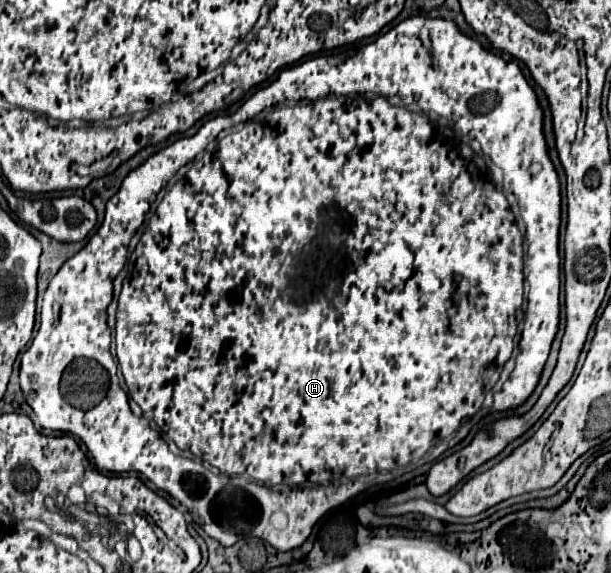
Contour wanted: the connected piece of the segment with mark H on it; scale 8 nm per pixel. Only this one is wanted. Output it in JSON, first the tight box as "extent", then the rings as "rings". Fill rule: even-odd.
{"extent":[19,17,561,551],"rings":[[[409,17],[409,19],[405,19],[405,21],[401,21],[401,23],[399,23],[399,25],[395,25],[395,27],[393,27],[393,29],[389,29],[389,31],[387,31],[387,33],[385,33],[385,35],[381,35],[381,37],[379,37],[379,39],[377,39],[377,41],[373,41],[373,43],[369,43],[369,45],[363,45],[363,47],[359,47],[359,49],[357,49],[357,53],[353,53],[353,55],[347,55],[347,53],[335,53],[335,55],[321,55],[321,57],[315,57],[315,59],[309,59],[309,61],[305,61],[305,63],[301,63],[301,65],[297,65],[297,67],[293,67],[293,69],[285,69],[285,71],[283,71],[283,73],[281,73],[281,75],[279,75],[279,77],[277,77],[277,79],[275,79],[275,81],[273,81],[273,82],[272,82],[272,83],[271,83],[271,84],[270,84],[270,85],[269,85],[269,86],[267,86],[267,87],[266,87],[266,88],[264,88],[264,89],[260,89],[260,90],[259,90],[259,91],[257,91],[257,92],[256,92],[256,93],[255,93],[255,94],[254,94],[254,95],[253,95],[253,96],[251,96],[251,97],[250,97],[250,98],[249,98],[249,99],[247,99],[247,100],[246,100],[246,101],[245,101],[245,102],[244,102],[244,103],[243,103],[243,105],[242,105],[242,106],[241,106],[241,107],[240,107],[240,108],[239,108],[239,109],[238,109],[238,110],[237,110],[237,112],[235,112],[235,113],[232,113],[232,114],[227,114],[227,115],[220,115],[220,116],[218,116],[218,117],[216,117],[216,118],[214,118],[214,119],[213,119],[213,121],[209,121],[209,123],[207,123],[207,125],[205,125],[205,129],[203,129],[203,131],[199,131],[199,133],[197,133],[197,135],[193,135],[193,137],[185,137],[185,139],[179,139],[179,141],[175,141],[175,143],[171,143],[171,145],[169,145],[169,147],[165,147],[165,149],[161,149],[161,151],[159,151],[159,153],[155,153],[155,155],[153,155],[153,157],[149,157],[149,159],[147,159],[147,161],[145,161],[145,163],[143,163],[143,165],[139,165],[139,167],[137,167],[137,169],[133,169],[133,171],[131,171],[131,173],[129,173],[129,175],[127,175],[127,177],[125,177],[125,181],[123,181],[123,185],[121,185],[121,189],[119,189],[119,191],[117,191],[117,193],[115,193],[115,195],[113,195],[113,197],[111,197],[111,199],[109,199],[109,201],[107,201],[107,213],[105,213],[105,221],[103,221],[103,223],[101,223],[101,227],[99,227],[99,231],[97,231],[97,233],[95,233],[95,235],[93,235],[93,237],[91,237],[91,239],[89,239],[89,243],[87,243],[87,245],[85,245],[85,247],[83,247],[83,249],[81,249],[81,251],[79,251],[79,253],[77,253],[77,255],[73,255],[73,257],[71,257],[71,259],[67,259],[67,261],[65,261],[65,265],[63,265],[63,267],[61,267],[61,269],[59,269],[59,273],[57,273],[57,275],[55,275],[55,277],[53,277],[53,279],[51,279],[51,281],[50,281],[50,282],[49,282],[49,287],[47,287],[47,289],[46,289],[46,291],[45,291],[45,293],[44,293],[44,297],[43,297],[43,307],[42,307],[42,310],[41,310],[41,327],[39,327],[39,331],[37,331],[37,335],[35,335],[35,337],[33,337],[33,343],[31,343],[31,347],[29,347],[29,351],[25,351],[25,353],[23,353],[23,357],[21,357],[21,371],[19,371],[19,377],[21,377],[21,389],[23,389],[23,395],[25,395],[25,399],[27,399],[27,403],[29,403],[29,405],[31,405],[31,407],[33,407],[33,411],[35,411],[35,415],[37,415],[37,421],[39,421],[39,425],[41,425],[41,427],[42,427],[42,428],[43,428],[43,429],[45,429],[45,430],[47,430],[47,431],[65,431],[65,433],[73,433],[73,435],[77,435],[77,437],[79,437],[79,439],[83,439],[83,443],[85,443],[85,445],[87,445],[87,449],[89,449],[89,451],[91,451],[91,455],[93,455],[93,459],[95,459],[95,463],[97,463],[97,467],[99,467],[99,469],[105,469],[105,471],[109,471],[109,472],[113,472],[113,473],[124,473],[124,474],[125,474],[125,473],[129,473],[129,472],[135,472],[135,471],[136,471],[136,472],[138,472],[138,473],[140,473],[140,474],[142,474],[142,475],[144,475],[144,477],[145,477],[145,478],[147,478],[147,480],[148,480],[148,481],[150,481],[150,482],[151,482],[151,483],[152,483],[152,484],[153,484],[153,486],[155,486],[155,487],[157,487],[157,489],[161,489],[161,491],[165,491],[165,492],[166,492],[166,493],[169,493],[169,495],[171,495],[171,497],[175,497],[175,499],[177,499],[177,501],[179,501],[179,503],[181,503],[181,505],[183,505],[183,507],[187,507],[187,511],[189,511],[189,513],[193,513],[193,515],[195,515],[195,517],[197,517],[197,519],[199,519],[199,525],[201,525],[201,527],[203,527],[203,529],[205,529],[205,533],[207,533],[207,535],[209,535],[209,537],[213,537],[213,539],[217,539],[217,541],[219,541],[219,543],[221,543],[221,545],[223,545],[223,547],[231,547],[231,545],[233,545],[233,543],[235,543],[235,541],[239,541],[239,539],[243,539],[243,537],[259,537],[259,539],[263,539],[263,541],[267,541],[267,543],[271,543],[271,545],[273,545],[273,547],[275,547],[275,549],[277,549],[277,551],[289,551],[289,549],[295,549],[295,547],[299,547],[299,545],[301,545],[301,543],[303,543],[303,541],[305,541],[305,539],[307,539],[307,537],[309,537],[309,533],[311,533],[311,529],[313,529],[313,525],[315,525],[315,523],[317,523],[317,521],[319,521],[319,519],[321,519],[321,517],[323,517],[323,515],[325,515],[325,513],[327,513],[327,511],[329,511],[329,509],[335,509],[335,507],[339,507],[339,505],[343,505],[343,503],[345,503],[345,501],[349,501],[349,499],[353,499],[353,497],[355,497],[355,495],[357,495],[357,493],[361,493],[361,491],[365,491],[365,489],[367,489],[367,483],[361,483],[361,481],[353,481],[353,483],[351,483],[351,485],[349,485],[349,487],[345,487],[345,485],[341,485],[341,487],[337,487],[337,489],[335,489],[335,485],[326,485],[326,484],[328,484],[328,483],[329,483],[329,482],[327,482],[327,481],[336,481],[336,480],[338,480],[338,474],[342,474],[342,475],[345,475],[345,476],[347,476],[347,477],[357,477],[357,475],[369,475],[369,473],[377,473],[377,471],[391,471],[391,469],[397,469],[397,467],[401,467],[401,465],[407,465],[407,463],[409,463],[409,461],[413,461],[413,459],[417,459],[417,457],[421,457],[421,455],[423,455],[423,453],[425,453],[425,451],[427,451],[427,449],[429,449],[429,447],[433,447],[433,445],[435,445],[435,443],[437,443],[437,441],[441,441],[441,439],[445,439],[445,437],[449,437],[449,435],[451,435],[451,433],[453,433],[453,431],[455,431],[455,429],[459,429],[459,425],[461,425],[461,423],[463,423],[463,419],[467,419],[467,417],[471,417],[471,415],[475,415],[475,413],[477,413],[477,409],[479,409],[479,407],[481,407],[481,403],[483,403],[483,397],[485,397],[485,393],[487,393],[487,389],[491,389],[491,387],[493,387],[493,383],[495,383],[495,381],[497,381],[497,379],[499,379],[499,373],[501,373],[501,367],[503,367],[503,363],[505,363],[505,361],[507,361],[507,359],[509,359],[509,357],[511,357],[511,351],[513,351],[513,337],[515,337],[515,333],[517,333],[517,325],[519,325],[519,321],[521,321],[521,319],[523,319],[523,309],[521,309],[521,305],[523,305],[523,279],[525,279],[525,277],[523,277],[523,237],[521,237],[521,233],[519,233],[519,229],[517,229],[517,227],[515,227],[515,221],[513,221],[513,213],[511,213],[511,211],[509,211],[509,203],[507,203],[507,199],[505,199],[505,195],[503,195],[503,191],[501,191],[501,187],[499,187],[499,185],[497,185],[497,183],[495,183],[495,179],[493,179],[493,175],[491,175],[491,167],[489,167],[489,162],[492,162],[492,163],[494,163],[494,164],[495,164],[495,165],[499,165],[499,167],[501,167],[501,171],[503,171],[503,177],[505,177],[505,179],[503,179],[503,185],[505,185],[505,191],[509,191],[509,193],[513,193],[513,195],[515,195],[515,197],[517,197],[517,201],[519,201],[519,211],[520,211],[520,214],[521,214],[521,217],[523,217],[523,221],[525,221],[525,243],[527,243],[527,251],[525,251],[525,265],[527,265],[527,267],[529,267],[529,273],[527,273],[527,281],[529,281],[529,297],[527,297],[527,301],[529,301],[529,303],[527,303],[527,313],[525,313],[525,327],[523,327],[523,333],[521,333],[521,351],[519,351],[519,355],[517,355],[517,363],[515,363],[515,369],[513,369],[513,371],[511,371],[511,375],[509,375],[509,379],[507,379],[507,381],[505,381],[505,383],[503,383],[503,387],[501,387],[501,391],[497,391],[497,393],[493,393],[493,405],[495,405],[495,409],[511,409],[511,407],[517,407],[517,405],[519,405],[519,403],[523,403],[523,401],[525,401],[525,399],[527,399],[527,397],[529,397],[529,395],[531,395],[531,393],[533,393],[533,389],[535,389],[535,385],[537,385],[537,381],[539,381],[539,375],[541,375],[541,369],[543,369],[543,365],[545,365],[545,361],[547,361],[547,355],[549,355],[549,347],[551,347],[551,343],[553,343],[553,337],[555,337],[555,333],[557,333],[557,329],[559,329],[559,223],[561,223],[561,195],[559,195],[559,177],[557,177],[557,173],[555,173],[555,167],[553,167],[553,163],[551,163],[551,159],[549,159],[549,153],[547,153],[547,145],[545,145],[545,137],[543,137],[543,111],[541,111],[541,107],[539,107],[539,103],[537,103],[537,97],[535,97],[535,91],[533,91],[533,89],[531,89],[531,85],[529,85],[529,83],[527,83],[527,79],[525,79],[525,77],[523,77],[523,73],[521,73],[521,69],[519,69],[519,65],[517,65],[517,61],[513,61],[513,59],[507,59],[507,57],[505,57],[505,55],[499,55],[499,53],[495,53],[495,51],[491,51],[491,49],[487,49],[487,47],[485,47],[485,45],[483,45],[483,43],[481,43],[481,41],[477,41],[477,39],[471,39],[471,37],[467,37],[467,35],[463,35],[463,33],[461,33],[461,31],[459,31],[459,29],[457,29],[457,25],[455,25],[455,23],[453,23],[453,21],[449,21],[449,19],[429,19],[429,17]],[[239,123],[243,123],[243,129],[241,129],[241,131],[237,131],[237,133],[229,133],[229,135],[227,135],[227,137],[223,137],[223,139],[219,139],[219,135],[221,135],[221,131],[227,131],[227,129],[231,129],[231,127],[233,127],[233,125],[239,125]],[[469,141],[479,141],[479,143],[481,143],[481,149],[483,149],[483,153],[485,153],[485,155],[489,155],[489,157],[485,157],[485,155],[483,155],[483,153],[479,153],[479,151],[473,151],[473,149],[471,149],[471,145],[469,145]],[[189,161],[191,161],[191,163],[193,163],[193,167],[191,167],[191,169],[189,169],[189,173],[187,173],[187,177],[185,177],[185,179],[183,179],[183,181],[179,181],[179,183],[177,183],[177,185],[175,185],[175,187],[173,187],[173,189],[171,189],[171,191],[167,191],[167,195],[165,195],[165,199],[163,199],[163,201],[161,201],[161,203],[159,203],[159,207],[157,207],[157,211],[155,211],[155,215],[153,215],[153,217],[151,217],[151,221],[149,221],[149,218],[147,218],[147,219],[146,219],[146,220],[145,220],[145,215],[147,215],[147,209],[151,209],[151,203],[153,203],[153,201],[155,201],[155,197],[157,197],[157,193],[159,193],[159,191],[161,191],[161,189],[163,189],[163,187],[165,187],[165,185],[167,185],[167,183],[169,183],[169,181],[171,181],[171,179],[173,179],[173,175],[175,175],[175,173],[177,173],[177,171],[179,171],[179,169],[181,169],[181,167],[183,167],[183,165],[185,165],[185,163],[189,163]],[[129,241],[130,241],[130,243],[138,243],[138,242],[139,242],[139,245],[137,245],[137,247],[135,247],[135,251],[133,251],[133,253],[131,253],[131,257],[129,257],[129,263],[127,263],[127,275],[125,275],[125,281],[123,281],[123,283],[122,283],[122,281],[121,281],[121,280],[122,280],[122,278],[123,278],[123,276],[120,276],[120,277],[119,277],[119,278],[118,278],[118,280],[120,280],[120,281],[119,281],[119,283],[116,283],[116,282],[115,282],[115,281],[113,281],[113,279],[115,279],[115,277],[117,277],[117,275],[119,275],[119,273],[121,273],[121,269],[123,269],[123,265],[125,265],[125,261],[127,261],[127,247],[129,247]],[[115,343],[117,343],[117,359],[119,359],[119,365],[121,365],[121,371],[123,371],[123,377],[125,377],[125,383],[127,383],[127,387],[129,387],[129,393],[131,393],[131,399],[135,399],[135,401],[137,401],[137,403],[139,403],[139,407],[141,407],[141,409],[143,409],[143,415],[145,415],[145,417],[147,417],[147,419],[151,419],[151,421],[155,421],[155,423],[157,423],[157,425],[159,425],[159,428],[158,428],[158,427],[156,427],[156,429],[157,429],[157,430],[159,430],[159,429],[161,429],[161,431],[163,431],[163,433],[165,433],[165,435],[167,435],[167,437],[169,437],[169,439],[171,439],[171,441],[175,441],[175,445],[177,445],[177,447],[179,447],[179,449],[185,449],[185,451],[191,451],[191,453],[193,453],[193,455],[195,455],[195,457],[199,457],[199,459],[201,459],[201,461],[219,461],[219,465],[227,465],[227,469],[231,469],[231,465],[243,465],[243,469],[247,469],[247,473],[255,473],[255,477],[263,477],[263,483],[269,483],[269,485],[277,485],[277,486],[275,486],[275,487],[274,487],[274,489],[271,489],[271,487],[267,487],[267,485],[263,485],[263,483],[257,483],[257,481],[249,481],[249,479],[247,479],[247,481],[245,481],[245,479],[241,479],[241,477],[239,477],[239,479],[235,479],[235,477],[233,477],[233,475],[225,475],[225,473],[219,473],[219,475],[215,475],[215,473],[213,473],[213,471],[209,471],[209,470],[208,470],[208,469],[206,469],[206,468],[205,468],[205,467],[204,467],[204,466],[203,466],[203,464],[202,464],[202,462],[200,462],[200,461],[199,461],[199,460],[196,460],[196,461],[195,461],[195,459],[185,459],[185,457],[177,457],[177,455],[173,455],[173,453],[169,453],[169,447],[167,447],[167,443],[165,443],[165,441],[163,441],[163,439],[161,439],[161,435],[159,435],[159,433],[157,433],[157,431],[155,431],[155,429],[151,429],[151,427],[149,427],[149,421],[147,421],[147,419],[141,419],[141,417],[137,417],[137,415],[133,415],[133,412],[136,412],[136,413],[139,413],[139,412],[141,412],[141,411],[140,411],[140,410],[139,410],[139,407],[138,407],[138,406],[137,406],[137,405],[136,405],[136,406],[134,406],[134,410],[133,410],[133,408],[132,408],[132,411],[131,411],[131,404],[130,404],[130,403],[129,403],[129,395],[127,395],[127,391],[125,391],[125,389],[121,389],[121,387],[119,387],[119,377],[117,377],[117,363],[115,363],[115,361],[113,361],[113,357],[114,357],[114,358],[116,358],[116,345],[115,345]],[[201,473],[202,473],[202,475],[203,475],[203,478],[204,478],[204,481],[207,481],[207,485],[206,485],[206,486],[205,486],[205,485],[204,485],[204,486],[203,486],[203,481],[199,481],[199,474],[201,474]],[[279,483],[287,483],[287,485],[305,485],[305,483],[313,483],[313,485],[307,485],[307,487],[288,487],[288,486],[287,486],[287,485],[279,485]],[[239,485],[241,485],[241,487],[243,487],[243,489],[245,489],[245,491],[247,491],[247,493],[225,493],[225,491],[227,491],[227,489],[229,489],[229,487],[239,487]]]}

